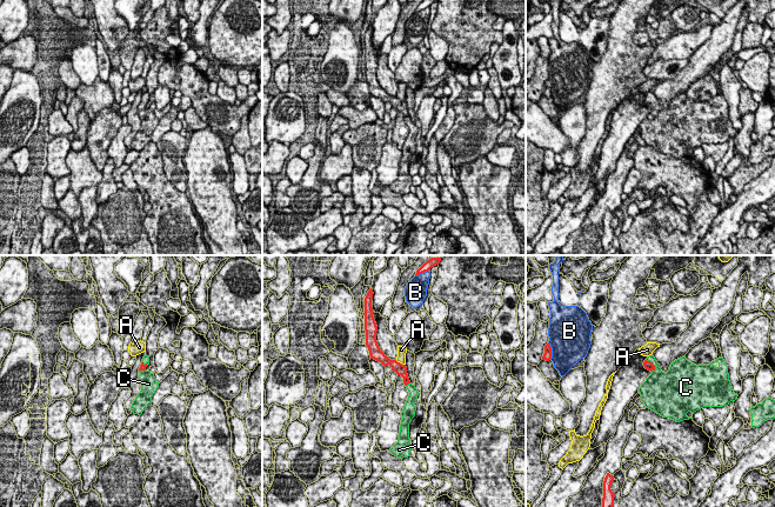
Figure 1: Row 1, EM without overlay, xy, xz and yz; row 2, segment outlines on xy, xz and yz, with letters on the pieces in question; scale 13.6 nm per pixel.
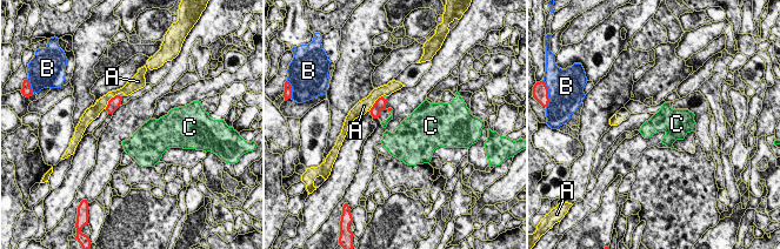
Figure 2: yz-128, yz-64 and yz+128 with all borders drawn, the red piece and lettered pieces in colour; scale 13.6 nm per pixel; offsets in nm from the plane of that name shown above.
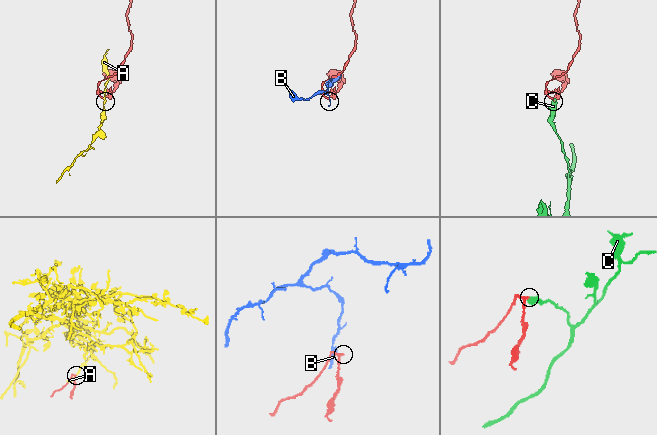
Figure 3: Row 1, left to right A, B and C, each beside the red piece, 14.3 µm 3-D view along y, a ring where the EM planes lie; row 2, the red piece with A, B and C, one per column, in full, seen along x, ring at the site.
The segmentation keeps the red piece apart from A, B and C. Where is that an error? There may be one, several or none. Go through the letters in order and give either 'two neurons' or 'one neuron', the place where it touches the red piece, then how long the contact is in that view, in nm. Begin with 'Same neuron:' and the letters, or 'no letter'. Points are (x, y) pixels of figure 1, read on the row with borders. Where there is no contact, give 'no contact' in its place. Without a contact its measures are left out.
Same neuron: C
A: two neurons; contact xz (399, 362); length 160 nm
B: two neurons; contact yz (550, 351); length 240 nm
C: one neuron; contact yz (653, 365); length 220 nm

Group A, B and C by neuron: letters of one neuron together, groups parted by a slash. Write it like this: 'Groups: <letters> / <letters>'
Groups: A / B / C

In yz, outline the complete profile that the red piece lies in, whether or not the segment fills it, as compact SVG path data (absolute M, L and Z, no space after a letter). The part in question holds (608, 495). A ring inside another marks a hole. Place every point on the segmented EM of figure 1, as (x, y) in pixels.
M607 473L603 481L603 498L602 498L602 507L613 507L615 493L610 489L612 482L614 481L614 476Z

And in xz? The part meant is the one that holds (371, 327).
M370 288L365 298L365 313L363 313L366 346L368 347L370 359L374 359L381 362L385 367L389 365L393 372L395 372L397 375L401 375L403 378L403 383L409 392L408 400L406 401L406 405L401 413L402 420L400 425L399 440L389 449L389 452L393 455L403 459L409 456L409 453L412 449L412 448L407 448L406 446L409 445L412 441L409 439L409 423L412 419L415 416L415 411L416 411L415 402L416 402L419 392L415 388L415 386L412 385L409 381L406 365L402 365L397 362L396 360L390 360L388 356L385 355L385 353L380 349L378 345L378 341L376 341L378 326L373 316L374 312L372 307L373 294L374 294L373 289Z

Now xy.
M145 355L139 368L139 380L141 382L141 391L132 403L131 411L134 414L141 415L142 412L152 405L152 396L159 388L159 382L154 374L146 369L149 365L149 356Z

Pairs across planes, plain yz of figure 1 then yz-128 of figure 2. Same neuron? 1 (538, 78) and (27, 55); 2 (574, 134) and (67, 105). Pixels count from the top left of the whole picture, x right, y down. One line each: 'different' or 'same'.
1: same
2: same

